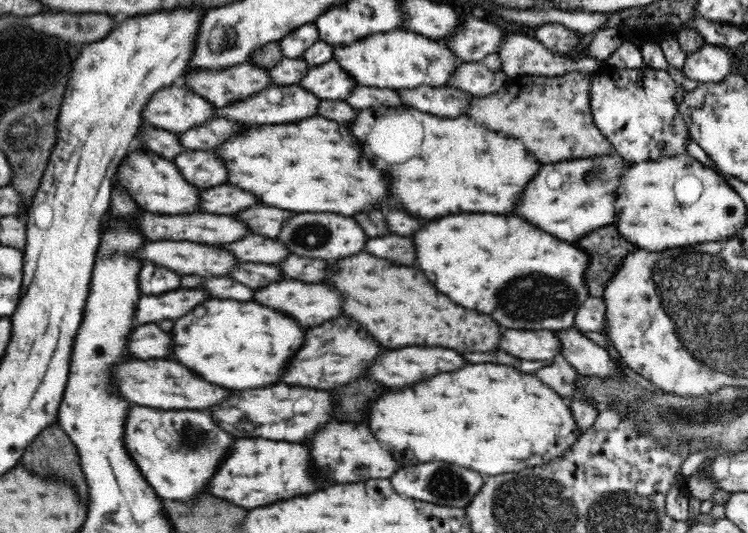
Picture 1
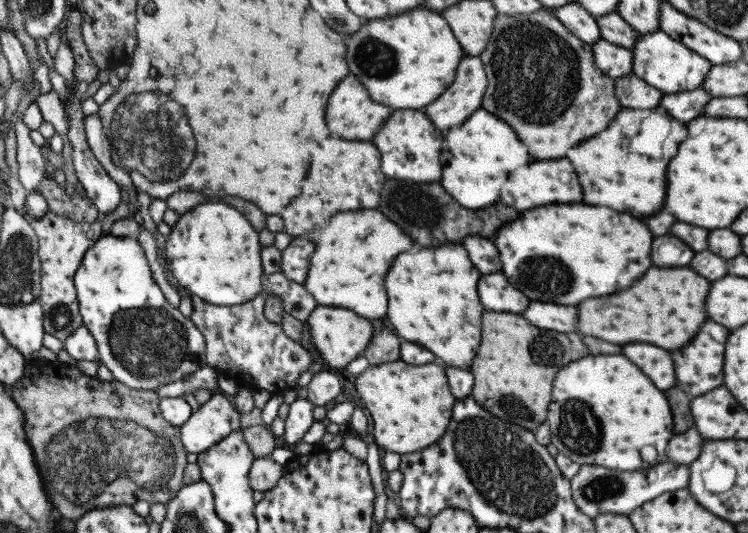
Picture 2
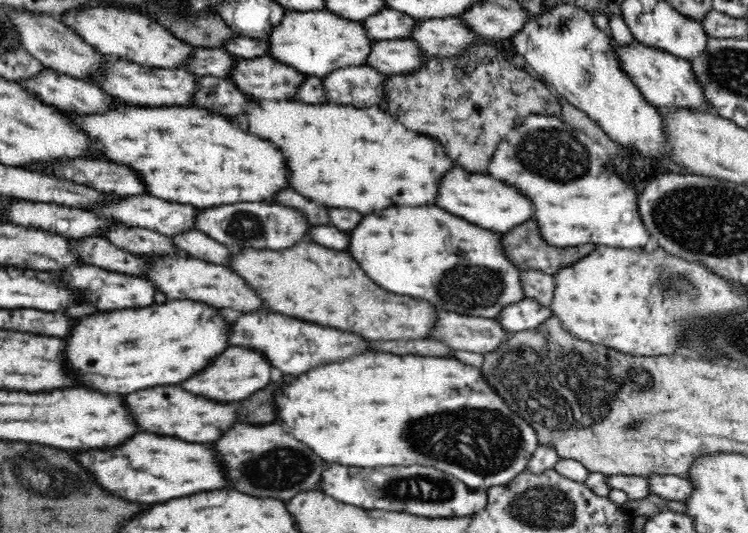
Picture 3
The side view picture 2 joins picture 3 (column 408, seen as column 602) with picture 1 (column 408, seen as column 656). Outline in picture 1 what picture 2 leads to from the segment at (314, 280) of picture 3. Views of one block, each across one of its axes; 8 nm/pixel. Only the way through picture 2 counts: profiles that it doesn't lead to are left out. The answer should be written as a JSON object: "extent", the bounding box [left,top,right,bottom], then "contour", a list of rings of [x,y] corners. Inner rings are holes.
{"extent":[328,254,502,352],"contour":[[[358,254],[356,258],[340,260],[332,266],[338,266],[336,274],[328,280],[344,294],[344,312],[366,326],[366,330],[386,348],[404,348],[404,346],[442,346],[454,348],[458,352],[492,352],[500,350],[502,334],[500,326],[488,316],[476,310],[466,310],[454,304],[448,296],[440,294],[422,270],[408,266],[394,266],[388,260],[374,258],[370,254]]]}

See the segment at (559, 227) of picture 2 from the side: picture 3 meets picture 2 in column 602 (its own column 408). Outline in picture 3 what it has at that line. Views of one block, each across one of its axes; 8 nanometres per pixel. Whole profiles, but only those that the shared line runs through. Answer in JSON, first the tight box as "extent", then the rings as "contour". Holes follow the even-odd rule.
{"extent":[352,206,526,320],"contour":[[[394,206],[380,212],[378,216],[364,216],[360,226],[352,230],[352,256],[360,262],[362,270],[384,290],[424,298],[446,312],[494,320],[504,306],[526,298],[520,284],[520,268],[506,258],[500,236],[496,236],[492,230],[474,226],[464,218],[456,218],[438,206]]]}

